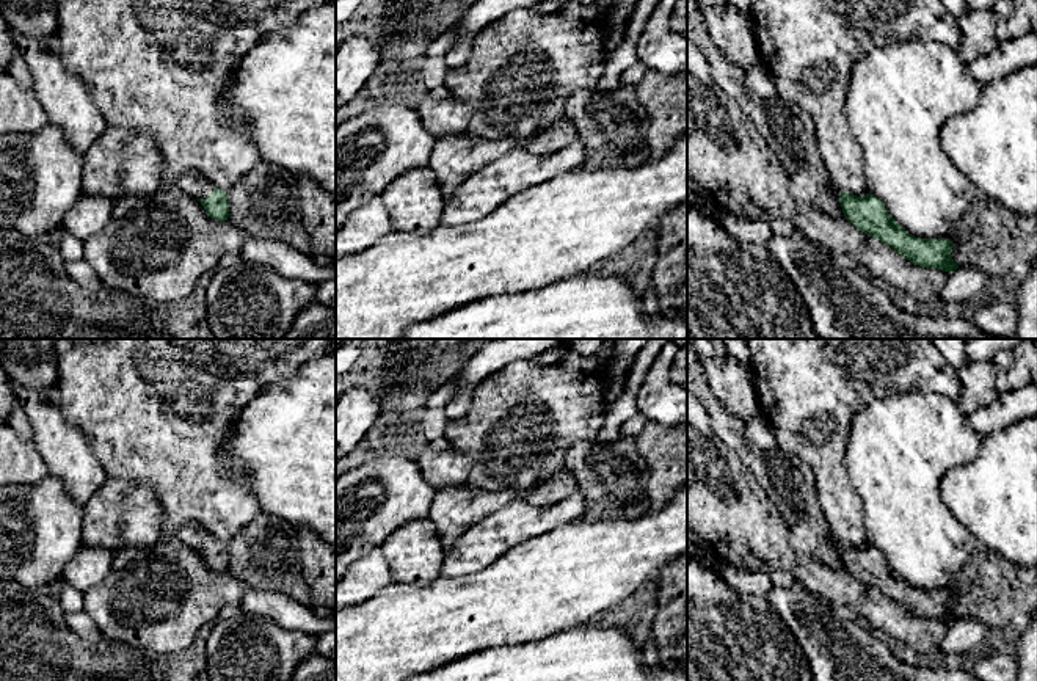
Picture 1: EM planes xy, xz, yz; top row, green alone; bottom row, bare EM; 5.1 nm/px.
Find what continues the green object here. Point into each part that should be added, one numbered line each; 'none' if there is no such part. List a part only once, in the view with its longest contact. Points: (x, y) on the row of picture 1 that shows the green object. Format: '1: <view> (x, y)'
1: xy (192, 184)

